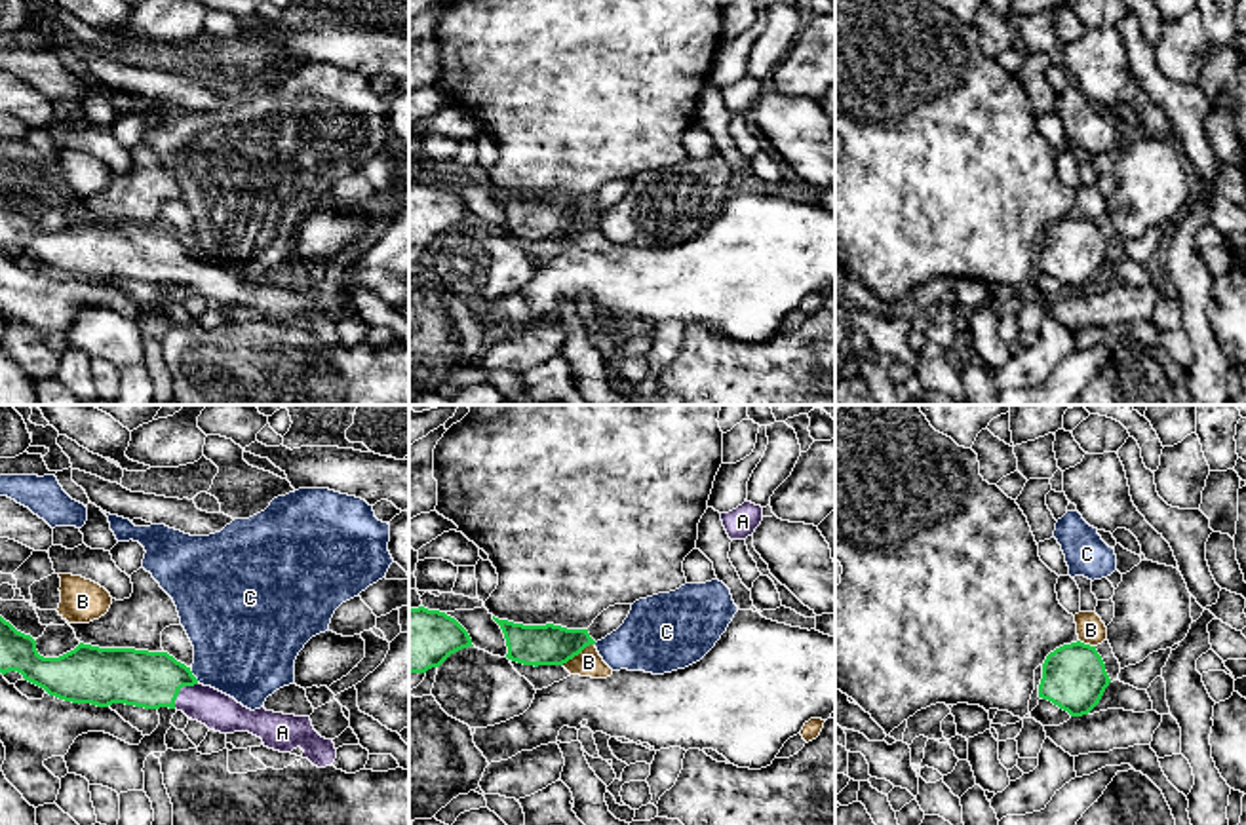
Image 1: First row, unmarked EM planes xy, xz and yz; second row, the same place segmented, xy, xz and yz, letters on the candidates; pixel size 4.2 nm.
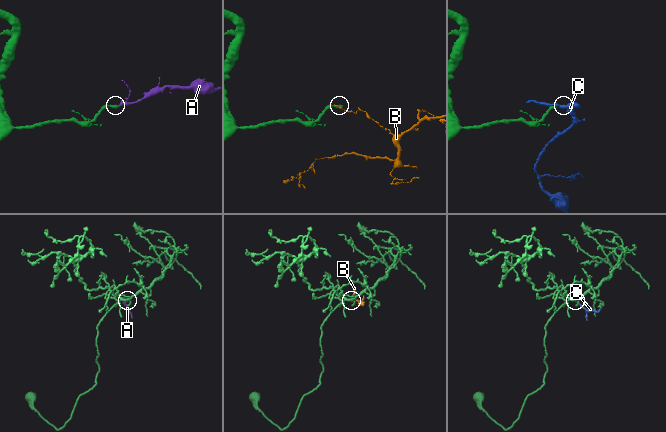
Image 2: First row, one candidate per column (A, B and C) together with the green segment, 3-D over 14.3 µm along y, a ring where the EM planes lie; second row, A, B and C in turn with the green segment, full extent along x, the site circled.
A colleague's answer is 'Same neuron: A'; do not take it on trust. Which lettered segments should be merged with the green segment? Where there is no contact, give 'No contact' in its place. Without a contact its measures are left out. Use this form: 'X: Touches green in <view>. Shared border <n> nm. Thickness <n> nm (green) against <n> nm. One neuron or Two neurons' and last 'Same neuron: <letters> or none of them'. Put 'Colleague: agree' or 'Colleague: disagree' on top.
Colleague: agree
A: Touches green in xy. Shared border 160 nm. Thickness 240 nm (green) against 160 nm. One neuron
B: Touches green in xz. Shared border 170 nm. Thickness 180 nm (green) against 110 nm. Two neurons
C: Touches green in xy. Shared border 60 nm. Thickness 240 nm (green) against 440 nm. Two neurons
Same neuron: A

